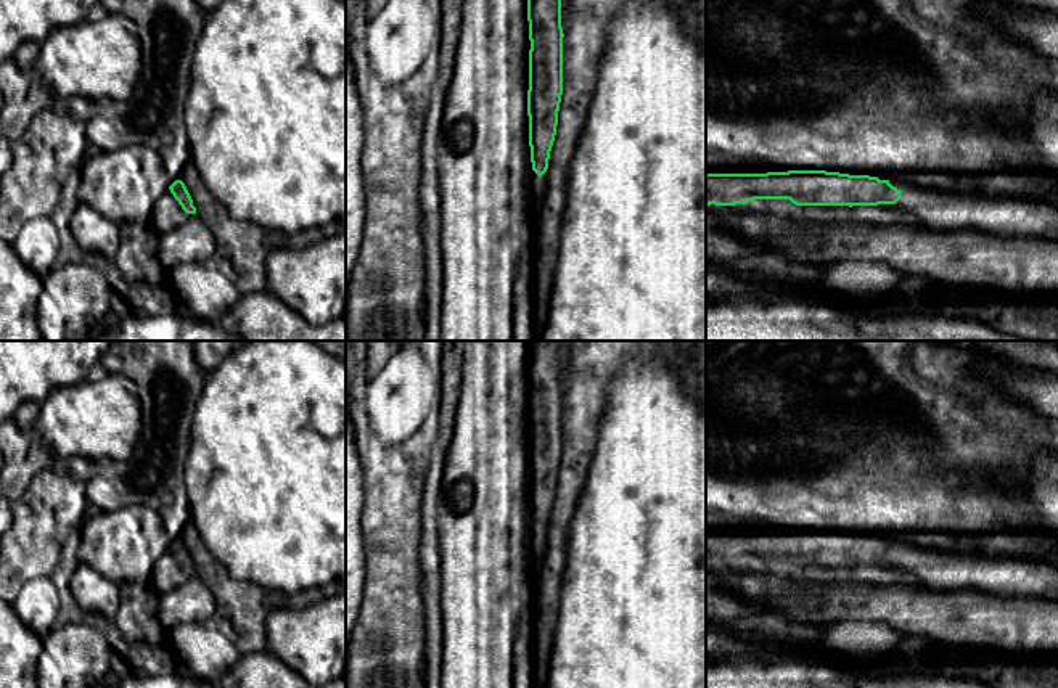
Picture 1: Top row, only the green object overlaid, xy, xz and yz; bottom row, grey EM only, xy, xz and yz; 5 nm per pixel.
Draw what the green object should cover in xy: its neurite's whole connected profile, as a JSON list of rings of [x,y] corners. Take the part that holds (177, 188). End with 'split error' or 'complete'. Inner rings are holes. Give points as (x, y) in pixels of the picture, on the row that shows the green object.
[[[177,177],[170,180],[169,190],[156,201],[150,225],[158,231],[158,235],[164,235],[183,222],[188,222],[195,215],[196,207],[193,199],[185,183],[180,180],[180,177]]] | split error

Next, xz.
[[[527,0],[526,14],[526,230],[524,249],[535,257],[539,207],[563,95],[561,0]]] | split error

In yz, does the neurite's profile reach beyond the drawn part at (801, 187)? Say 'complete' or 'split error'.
split error

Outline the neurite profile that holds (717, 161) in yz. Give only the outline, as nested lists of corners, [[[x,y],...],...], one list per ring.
[[[706,145],[706,174],[767,174],[767,172],[788,172],[788,170],[809,170],[809,169],[794,169],[789,166],[781,167],[780,164],[770,162],[762,158],[748,158],[738,156],[720,148]]]

